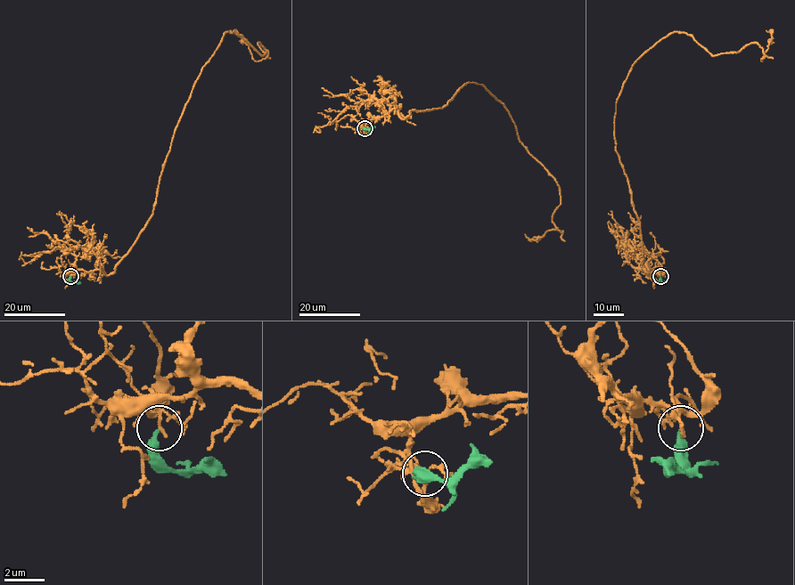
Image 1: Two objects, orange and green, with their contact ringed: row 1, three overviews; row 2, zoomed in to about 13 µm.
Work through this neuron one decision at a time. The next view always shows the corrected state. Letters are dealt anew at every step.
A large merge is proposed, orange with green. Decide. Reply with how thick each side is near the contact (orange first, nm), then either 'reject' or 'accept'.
calibres 120 and 320 nm; reject

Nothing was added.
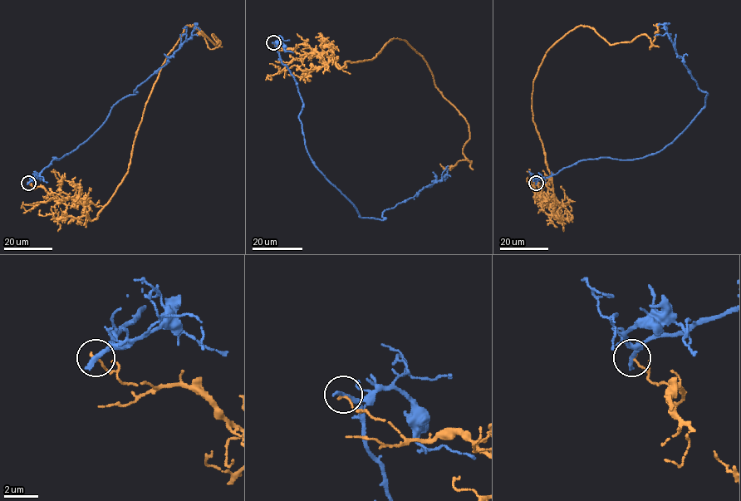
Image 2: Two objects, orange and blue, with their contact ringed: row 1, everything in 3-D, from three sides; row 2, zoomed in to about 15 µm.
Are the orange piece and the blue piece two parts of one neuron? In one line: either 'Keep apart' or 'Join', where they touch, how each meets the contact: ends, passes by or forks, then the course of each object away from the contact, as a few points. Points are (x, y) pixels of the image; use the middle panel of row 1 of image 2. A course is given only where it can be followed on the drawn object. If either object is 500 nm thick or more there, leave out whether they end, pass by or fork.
Keep apart. Place: (273, 42). At the ring orange ends. At the ring blue ends. Course of orange: (273, 43), (301, 56), (330, 48), (338, 68), (404, 40), (468, 127), (463, 154), (471, 162), (439, 164). Course of blue: (273, 43), (303, 105), (299, 120), (306, 152), (360, 217), (383, 219), (385, 210), (440, 181), (447, 168)

